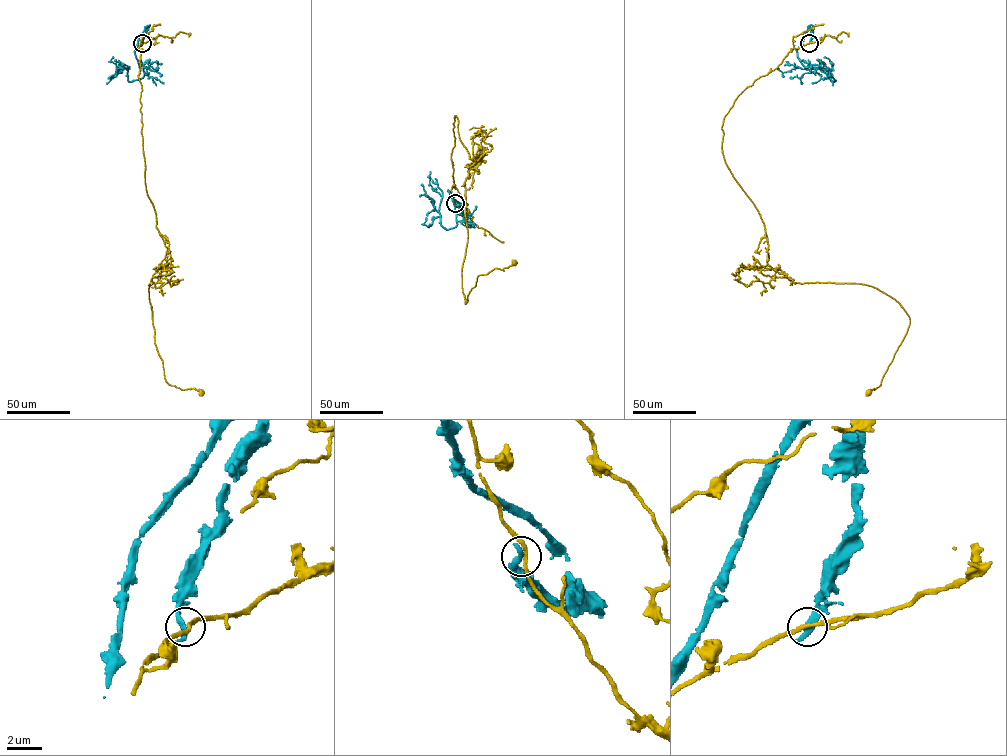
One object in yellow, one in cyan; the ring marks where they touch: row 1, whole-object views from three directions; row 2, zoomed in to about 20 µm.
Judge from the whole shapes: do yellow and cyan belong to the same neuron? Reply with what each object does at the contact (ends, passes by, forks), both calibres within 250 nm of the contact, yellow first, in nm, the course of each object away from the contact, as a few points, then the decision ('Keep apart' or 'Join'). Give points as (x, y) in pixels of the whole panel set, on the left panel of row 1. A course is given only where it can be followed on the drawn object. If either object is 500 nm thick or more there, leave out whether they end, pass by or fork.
At the ring yellow passes by. At the ring cyan ends. Thickness 200 nm (yellow) against 440 nm. Course of yellow: (142, 43), (138, 76), (145, 183), (167, 249), (148, 288), (154, 340), (166, 381), (201, 393). Course of cyan: (142, 43), (149, 25), (134, 51), (142, 78), (129, 82), (129, 69), (117, 72), (117, 68). Keep apart

